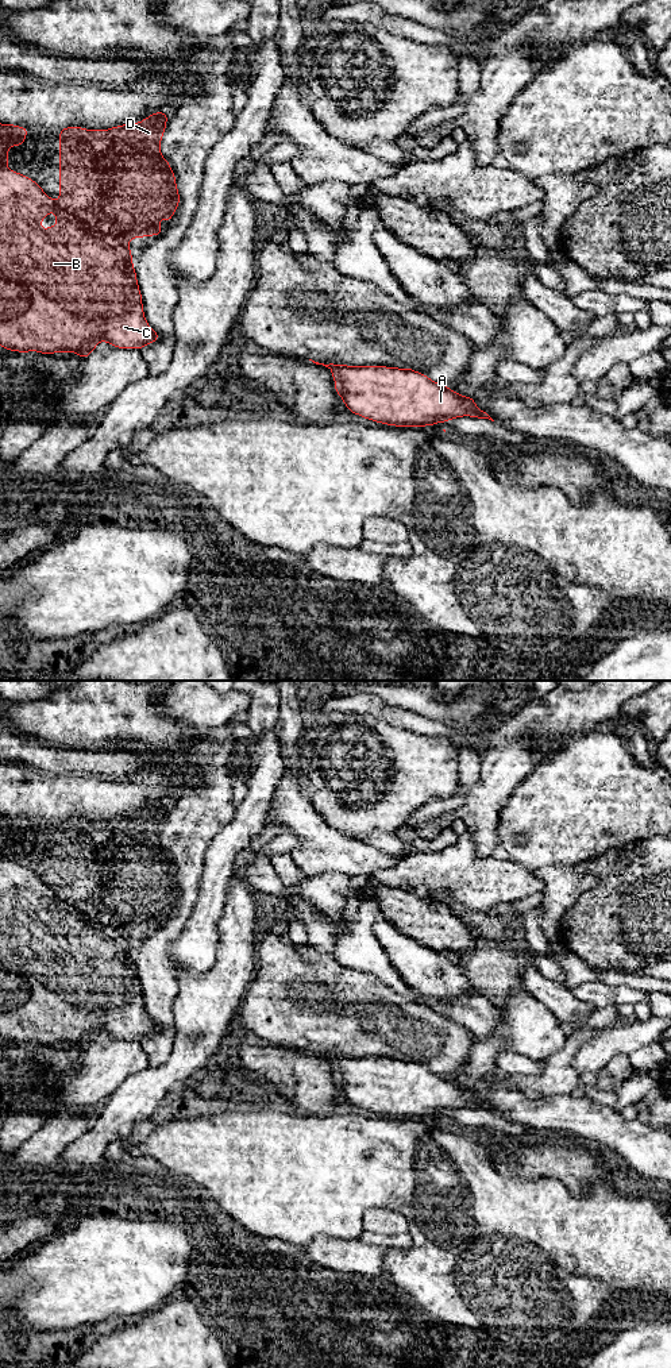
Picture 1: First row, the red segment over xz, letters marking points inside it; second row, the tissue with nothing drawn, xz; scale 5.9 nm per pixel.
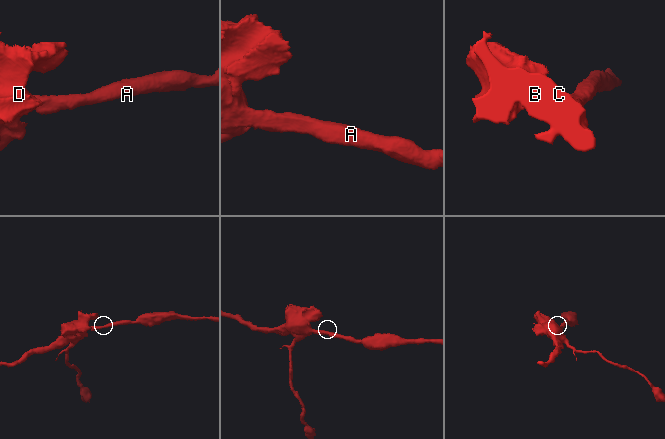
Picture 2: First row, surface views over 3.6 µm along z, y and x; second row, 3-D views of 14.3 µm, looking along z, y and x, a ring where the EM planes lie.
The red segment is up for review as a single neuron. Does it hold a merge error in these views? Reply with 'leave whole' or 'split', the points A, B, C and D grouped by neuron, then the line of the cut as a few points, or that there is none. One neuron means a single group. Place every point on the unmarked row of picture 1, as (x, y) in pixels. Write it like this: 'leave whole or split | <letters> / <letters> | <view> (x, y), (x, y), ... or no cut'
leave whole | A B C D | no cut

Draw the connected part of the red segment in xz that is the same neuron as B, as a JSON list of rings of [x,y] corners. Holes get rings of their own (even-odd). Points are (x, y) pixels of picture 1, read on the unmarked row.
[[[169,804],[151,805],[136,816],[123,816],[109,821],[85,821],[77,817],[59,821],[58,894],[50,890],[34,871],[7,860],[8,839],[22,837],[30,821],[14,816],[0,816],[0,1037],[3,1040],[19,1044],[38,1043],[42,1045],[73,1043],[78,1045],[80,1049],[85,1051],[101,1032],[105,1032],[117,1040],[142,1041],[143,1037],[161,1030],[144,1010],[142,986],[138,978],[135,959],[132,957],[132,945],[130,944],[128,932],[131,929],[150,926],[158,928],[162,924],[158,910],[163,909],[169,914],[180,897],[176,867],[169,853],[159,843],[159,835],[166,820],[167,805]],[[51,901],[54,902],[58,916],[43,922],[41,920],[41,913]]]

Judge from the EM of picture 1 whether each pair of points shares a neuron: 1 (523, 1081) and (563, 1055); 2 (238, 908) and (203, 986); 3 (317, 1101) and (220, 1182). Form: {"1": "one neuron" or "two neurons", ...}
{"1": "one neuron", "2": "one neuron", "3": "two neurons"}

